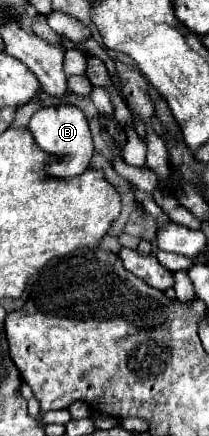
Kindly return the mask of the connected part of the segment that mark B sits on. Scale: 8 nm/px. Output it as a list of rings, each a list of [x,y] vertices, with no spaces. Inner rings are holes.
[[[61,103],[57,107],[41,107],[37,113],[33,113],[27,127],[31,129],[37,145],[45,153],[65,155],[73,161],[73,165],[49,165],[47,173],[51,173],[53,177],[75,177],[87,169],[93,155],[93,137],[91,137],[89,121],[79,107],[71,103]]]

